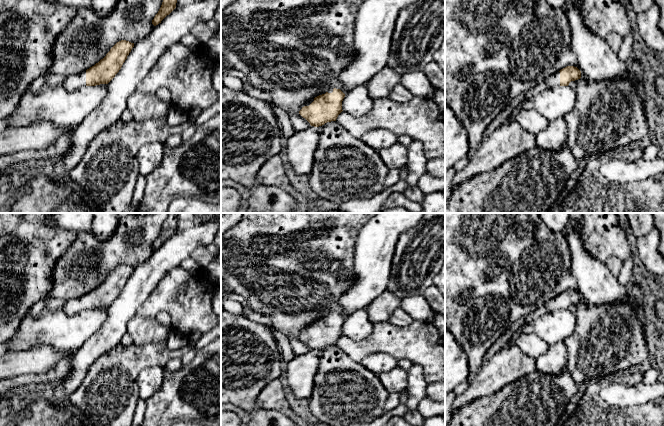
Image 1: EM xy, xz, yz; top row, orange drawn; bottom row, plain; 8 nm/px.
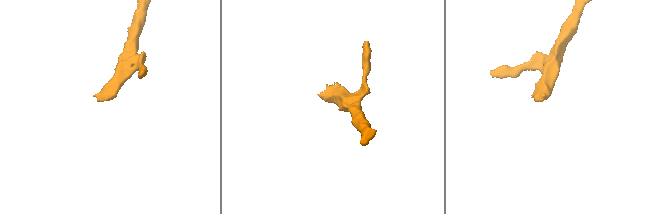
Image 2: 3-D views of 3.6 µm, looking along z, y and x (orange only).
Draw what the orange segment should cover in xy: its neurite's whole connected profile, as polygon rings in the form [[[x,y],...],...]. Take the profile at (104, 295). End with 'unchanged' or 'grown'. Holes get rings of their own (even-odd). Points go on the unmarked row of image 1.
[[[126,264],[117,266],[106,280],[86,295],[66,302],[64,310],[68,315],[74,315],[82,310],[108,308],[121,293],[134,267]]]; grown

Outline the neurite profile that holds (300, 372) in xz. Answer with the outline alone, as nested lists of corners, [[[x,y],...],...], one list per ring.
[[[310,350],[295,356],[283,370],[287,385],[299,399],[309,399],[314,387],[314,378],[319,366],[317,351]]]

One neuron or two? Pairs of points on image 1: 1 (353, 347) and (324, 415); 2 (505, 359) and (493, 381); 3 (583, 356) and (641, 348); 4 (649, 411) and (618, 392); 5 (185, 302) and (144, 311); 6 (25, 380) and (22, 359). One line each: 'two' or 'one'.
1: two
2: one
3: one
4: two
5: one
6: two

